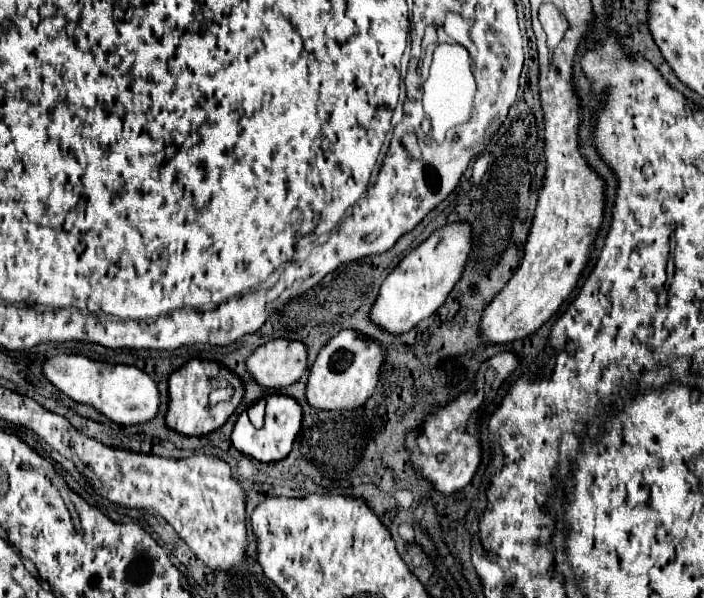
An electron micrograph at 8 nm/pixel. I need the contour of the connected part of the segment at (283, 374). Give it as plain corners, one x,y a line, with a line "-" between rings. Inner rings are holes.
275,339
257,347
247,357
245,369
257,385
283,389
307,371
307,349
299,341

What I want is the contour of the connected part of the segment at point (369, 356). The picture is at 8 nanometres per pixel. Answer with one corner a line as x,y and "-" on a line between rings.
351,329
339,331
321,347
313,365
309,367
309,379
305,387
307,403
315,409
327,411
357,409
359,405
363,405
363,401
371,397
375,385
379,383
383,363
385,351
377,343
369,343

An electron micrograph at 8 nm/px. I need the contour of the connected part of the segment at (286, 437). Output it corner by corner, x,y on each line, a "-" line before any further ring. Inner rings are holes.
267,395
265,401
267,401
265,423
261,427
255,427
249,421
247,413
243,411
237,417
229,439
231,439
231,445
237,451
241,451
241,453
245,453
245,455
249,455
249,457
253,457
257,461
271,463
271,461
279,461
281,457
285,457
289,453
289,449
293,447
293,441
295,441
295,437
297,437
297,433
301,429
301,407
297,405
295,399
291,399
287,395

